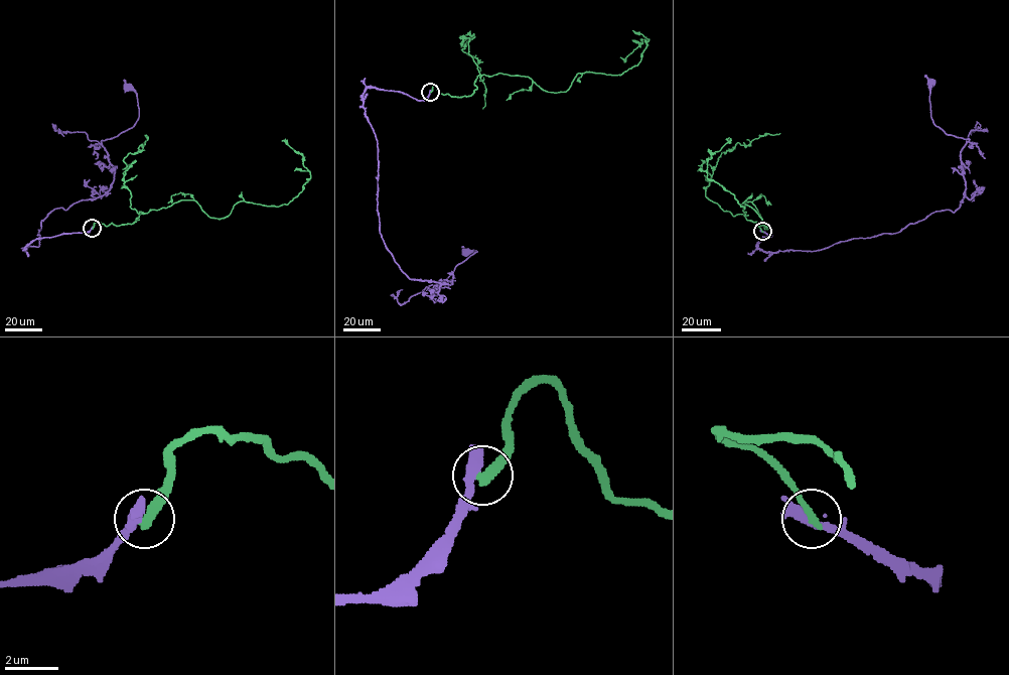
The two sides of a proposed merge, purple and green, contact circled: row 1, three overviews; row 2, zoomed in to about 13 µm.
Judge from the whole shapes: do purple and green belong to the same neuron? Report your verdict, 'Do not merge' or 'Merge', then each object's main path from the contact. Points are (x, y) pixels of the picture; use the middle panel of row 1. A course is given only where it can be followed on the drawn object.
Do not merge. Course of purple: (430, 92), (417, 100), (365, 91), (380, 231), (410, 278), (452, 282), (439, 288), (477, 252), (465, 251). Course of green: (430, 92), (470, 96), (478, 75), (500, 73), (565, 92), (578, 74), (636, 65), (649, 39), (620, 57)

